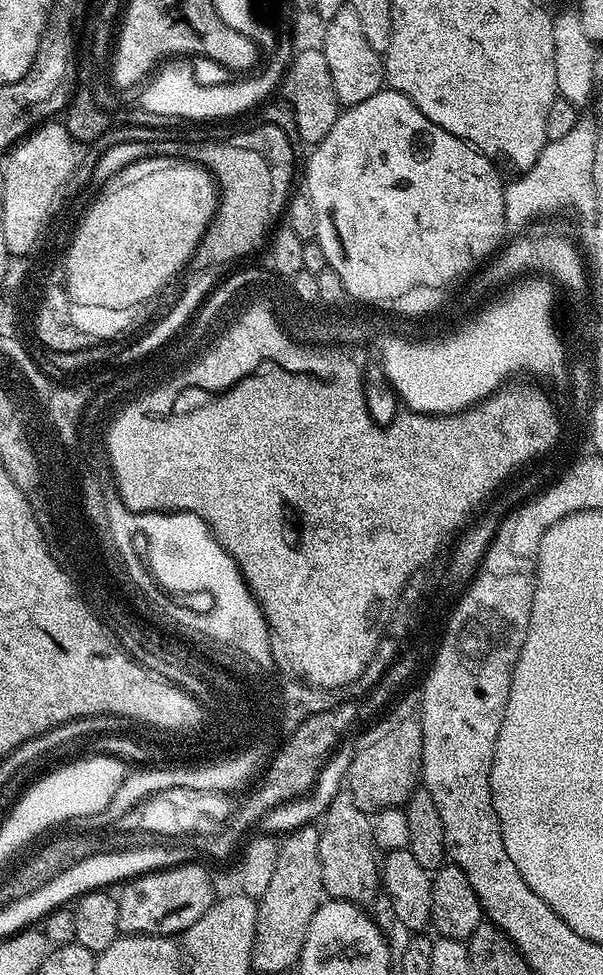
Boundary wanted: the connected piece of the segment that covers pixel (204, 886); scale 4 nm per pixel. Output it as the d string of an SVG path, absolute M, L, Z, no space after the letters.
M193 862L162 868L127 881L118 892L118 926L129 936L172 936L186 930L206 914L214 902L212 876Z

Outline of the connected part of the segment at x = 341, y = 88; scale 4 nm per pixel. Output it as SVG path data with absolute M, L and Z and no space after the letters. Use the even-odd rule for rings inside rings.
M350 6L342 7L325 26L325 44L322 51L326 54L326 66L330 66L330 79L334 81L334 94L342 106L366 102L385 87L384 62L381 53L366 42L366 33L358 23L358 14Z

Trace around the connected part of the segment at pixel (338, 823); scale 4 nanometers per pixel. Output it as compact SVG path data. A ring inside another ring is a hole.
M346 790L337 794L329 808L322 815L322 823L319 825L320 841L318 842L318 854L322 862L322 886L325 893L333 900L342 900L346 904L358 904L371 906L377 896L382 892L382 868L376 864L378 849L374 842L374 830L372 829L372 816L363 812L354 802L354 798Z

